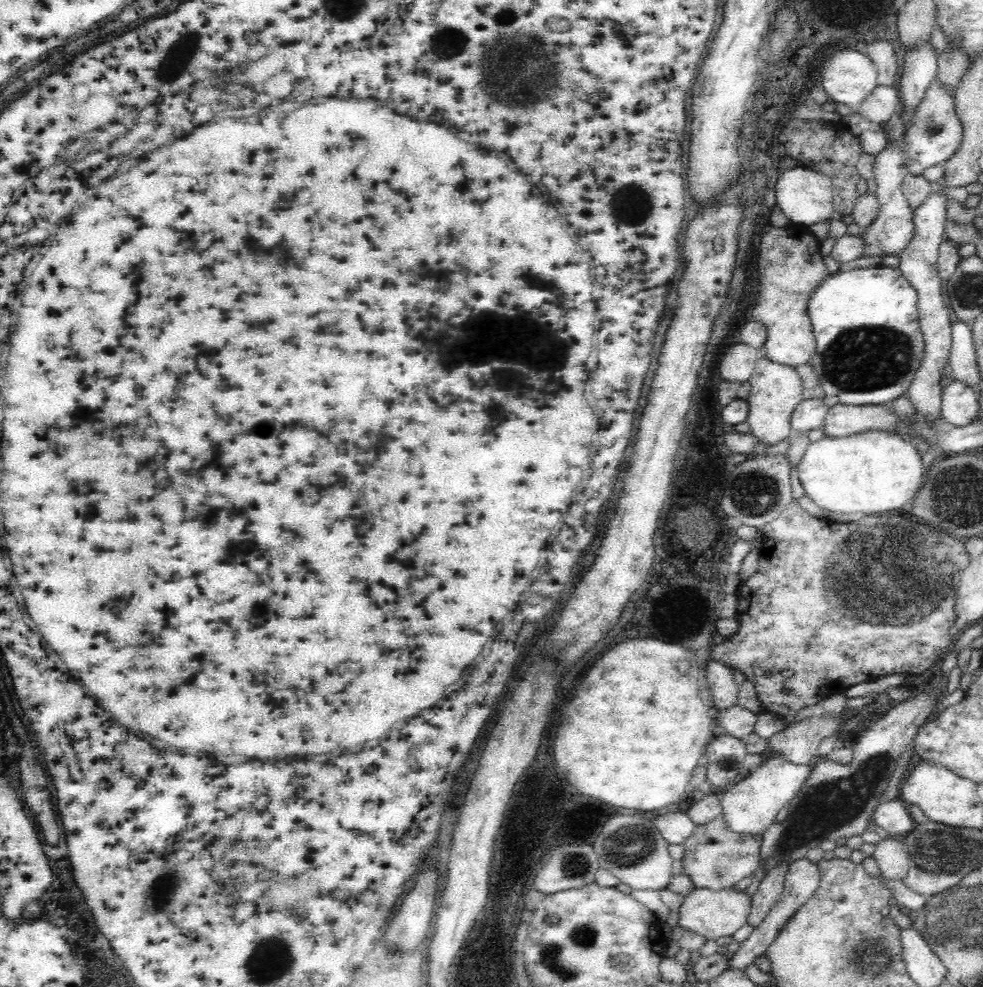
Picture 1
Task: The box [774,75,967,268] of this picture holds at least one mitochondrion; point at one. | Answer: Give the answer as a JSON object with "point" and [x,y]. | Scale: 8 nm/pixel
{"point":[931,127]}

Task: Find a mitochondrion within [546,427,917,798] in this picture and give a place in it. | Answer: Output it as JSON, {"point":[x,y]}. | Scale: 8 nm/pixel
{"point":[757,493]}

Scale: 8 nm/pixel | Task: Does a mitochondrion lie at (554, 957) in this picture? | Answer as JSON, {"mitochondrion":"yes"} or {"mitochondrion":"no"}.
{"mitochondrion":"yes"}

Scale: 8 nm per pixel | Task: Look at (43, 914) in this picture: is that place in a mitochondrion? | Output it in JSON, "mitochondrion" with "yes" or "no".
{"mitochondrion":"no"}

